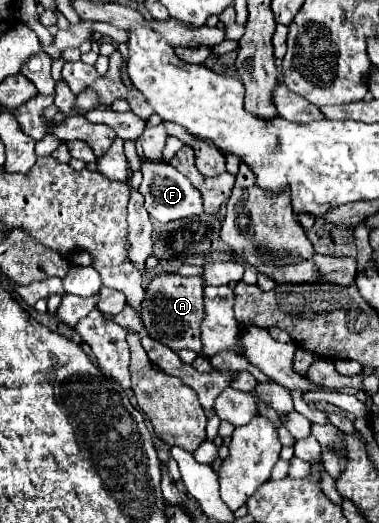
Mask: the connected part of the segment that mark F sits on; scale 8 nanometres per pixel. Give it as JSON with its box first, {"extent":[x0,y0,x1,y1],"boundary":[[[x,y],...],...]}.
{"extent":[139,164,203,222],"boundary":[[[143,164],[143,182],[139,186],[139,192],[145,198],[145,208],[149,210],[149,216],[157,222],[171,222],[177,218],[187,218],[203,212],[201,194],[199,190],[171,164]]]}

